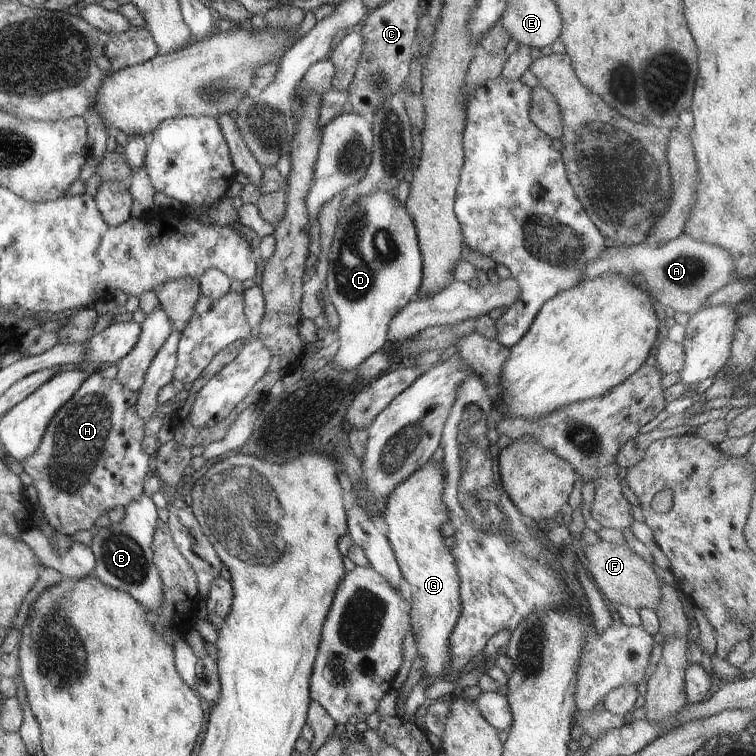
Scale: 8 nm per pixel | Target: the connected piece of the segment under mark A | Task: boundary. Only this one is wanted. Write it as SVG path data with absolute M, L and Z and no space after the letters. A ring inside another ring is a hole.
M682 234L661 246L651 246L644 242L630 246L605 247L600 256L584 268L582 281L602 274L622 274L632 281L636 273L644 276L643 287L649 296L654 296L665 307L671 306L677 312L687 312L690 315L702 308L712 292L736 280L734 260L728 250Z

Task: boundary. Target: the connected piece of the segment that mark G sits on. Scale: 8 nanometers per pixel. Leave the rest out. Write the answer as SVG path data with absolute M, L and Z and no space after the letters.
M426 462L388 494L382 522L402 576L411 586L411 629L418 655L424 660L425 676L446 675L452 664L450 634L461 614L458 568L452 550L444 544L446 536L441 533L442 524L450 520L442 492L442 462Z

